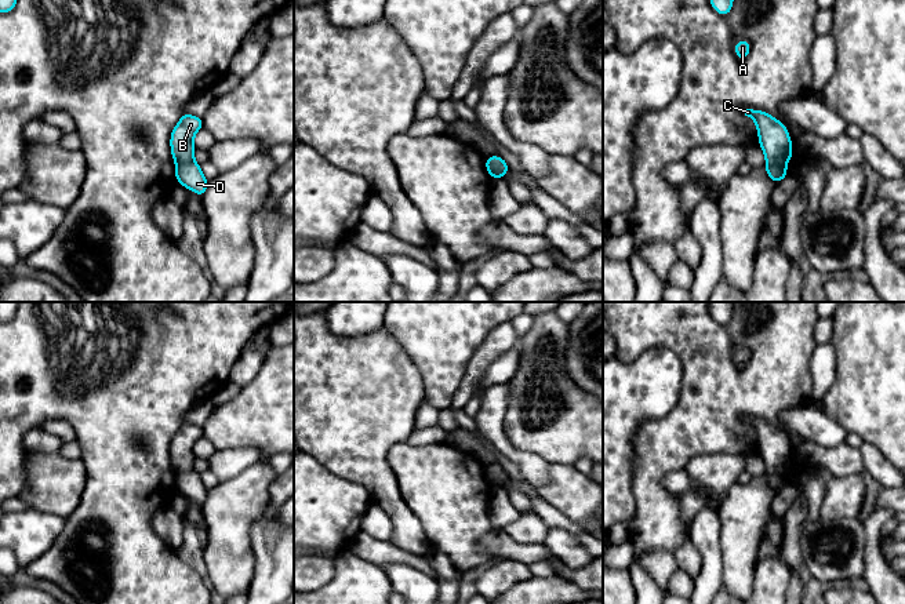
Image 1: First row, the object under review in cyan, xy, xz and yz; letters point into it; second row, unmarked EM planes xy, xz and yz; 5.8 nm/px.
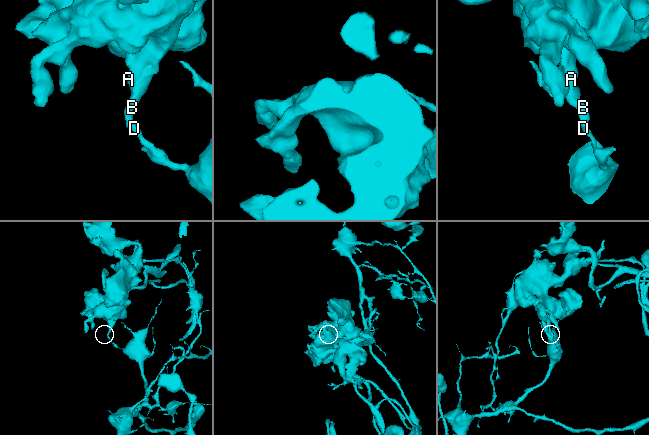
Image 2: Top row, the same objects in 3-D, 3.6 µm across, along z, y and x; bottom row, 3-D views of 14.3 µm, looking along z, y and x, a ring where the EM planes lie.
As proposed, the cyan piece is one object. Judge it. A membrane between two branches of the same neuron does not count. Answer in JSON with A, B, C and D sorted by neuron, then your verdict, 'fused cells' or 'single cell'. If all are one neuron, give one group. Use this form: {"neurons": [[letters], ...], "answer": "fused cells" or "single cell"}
{"neurons": [["A", "B", "C"], ["D"]], "answer": "fused cells"}

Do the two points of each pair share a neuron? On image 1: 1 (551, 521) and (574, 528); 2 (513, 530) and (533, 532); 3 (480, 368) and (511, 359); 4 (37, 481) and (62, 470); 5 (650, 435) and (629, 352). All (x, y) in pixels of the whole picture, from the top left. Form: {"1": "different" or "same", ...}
{"1": "same", "2": "same", "3": "different", "4": "same", "5": "same"}

